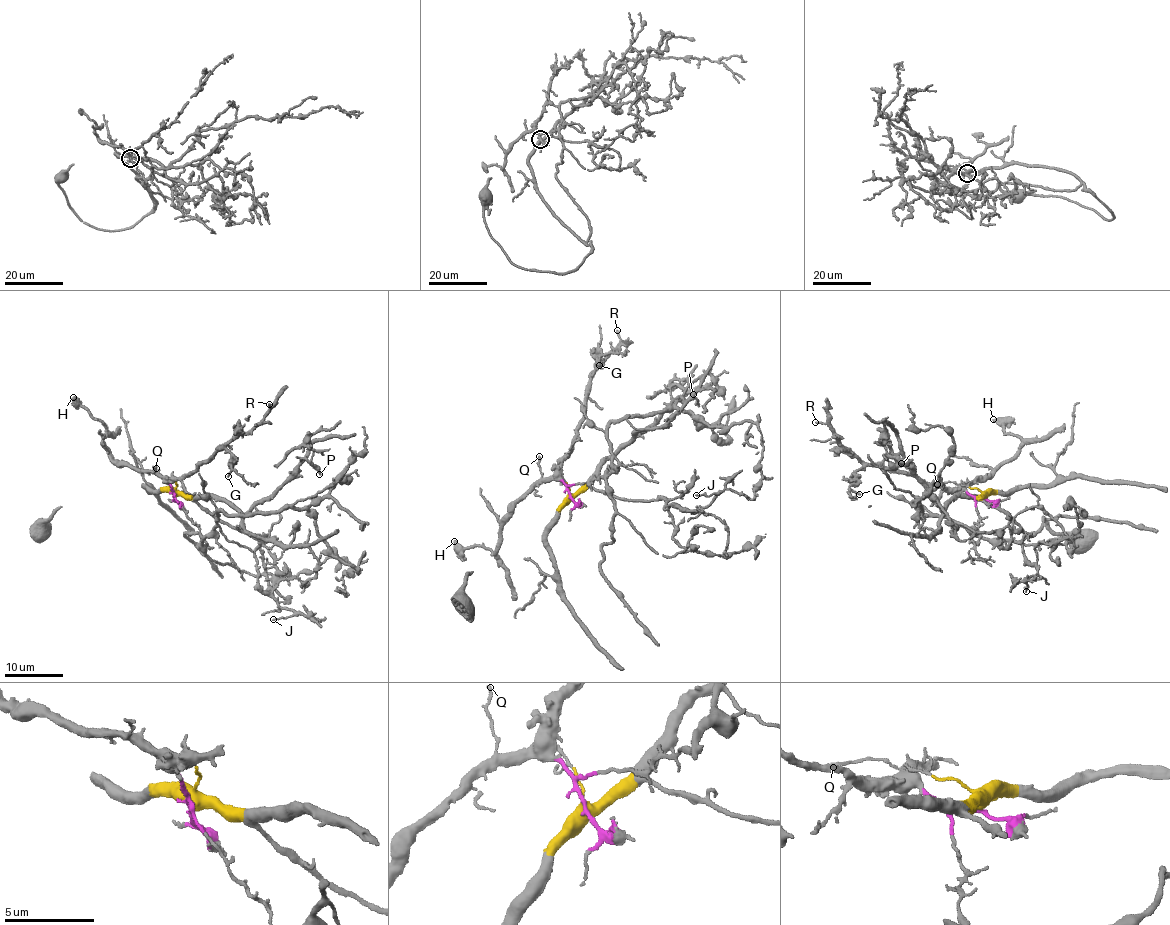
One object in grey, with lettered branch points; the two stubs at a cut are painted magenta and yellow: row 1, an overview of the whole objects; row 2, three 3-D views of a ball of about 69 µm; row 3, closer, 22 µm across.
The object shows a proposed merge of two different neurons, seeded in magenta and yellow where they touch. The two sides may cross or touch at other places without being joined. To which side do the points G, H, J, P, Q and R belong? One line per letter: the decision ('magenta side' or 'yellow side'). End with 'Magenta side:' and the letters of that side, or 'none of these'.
G: magenta side
H: magenta side
J: yellow side
P: yellow side
Q: magenta side
R: magenta side
Magenta side: G, H, Q, R

